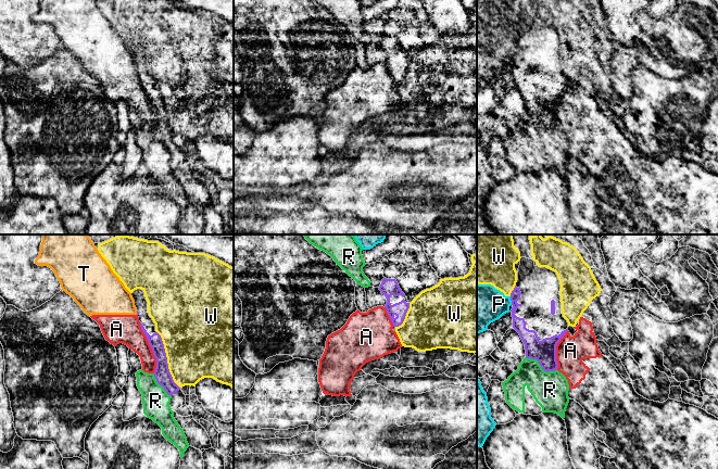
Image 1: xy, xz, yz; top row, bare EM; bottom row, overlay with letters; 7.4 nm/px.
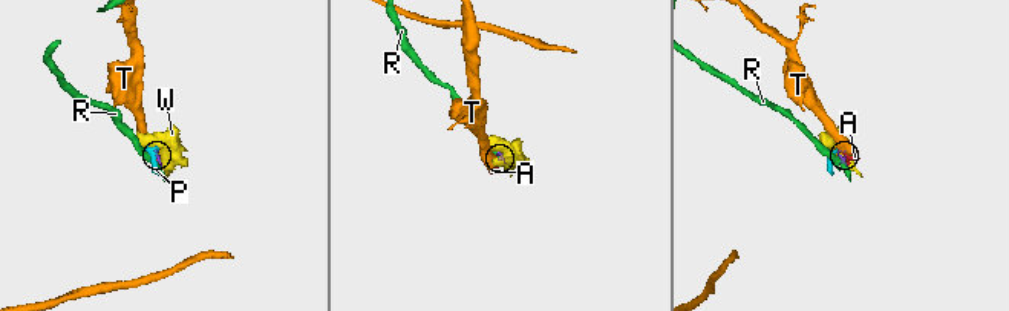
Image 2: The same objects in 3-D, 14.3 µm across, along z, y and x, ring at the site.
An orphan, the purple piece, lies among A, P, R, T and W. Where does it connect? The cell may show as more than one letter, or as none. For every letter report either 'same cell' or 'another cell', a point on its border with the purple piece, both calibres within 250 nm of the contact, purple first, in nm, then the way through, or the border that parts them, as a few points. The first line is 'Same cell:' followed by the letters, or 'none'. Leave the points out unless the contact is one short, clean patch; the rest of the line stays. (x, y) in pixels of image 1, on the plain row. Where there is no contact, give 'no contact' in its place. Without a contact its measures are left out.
Same cell: none
A: another cell | xy (151, 104) | 120/220 nm
P: another cell | yz (511, 56) | 100/320 nm | along yz (509, 53), (512, 61)
R: another cell | yz (540, 122) | 170/260 nm
T: another cell | xy (137, 70) | 20/280 nm | along xy (136, 67), (137, 71)
W: another cell | xy (166, 116) | 120/480 nm

